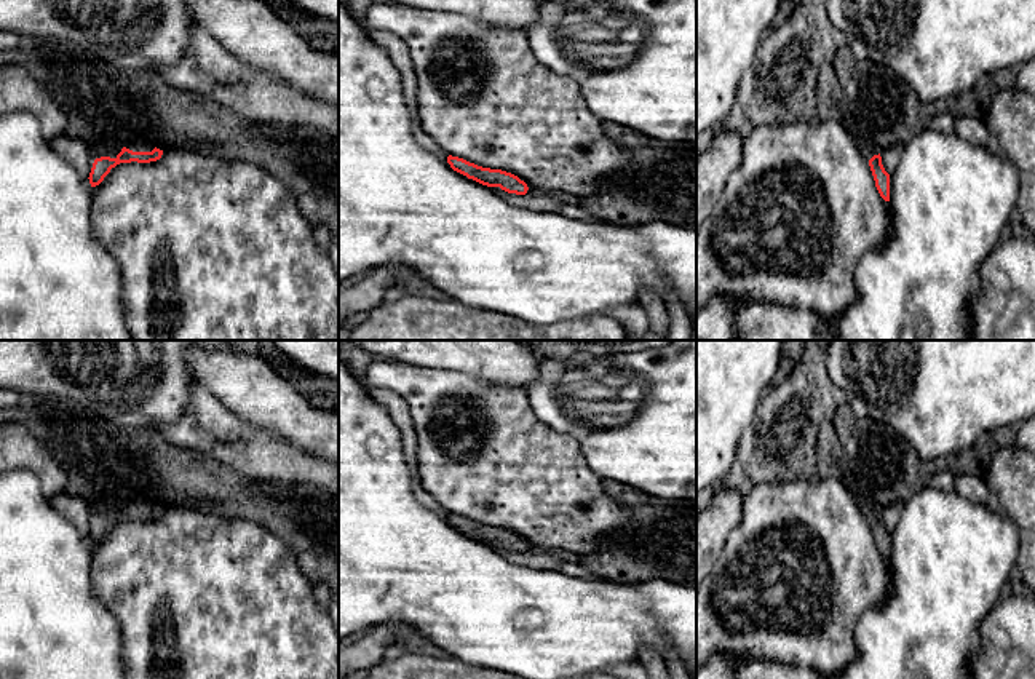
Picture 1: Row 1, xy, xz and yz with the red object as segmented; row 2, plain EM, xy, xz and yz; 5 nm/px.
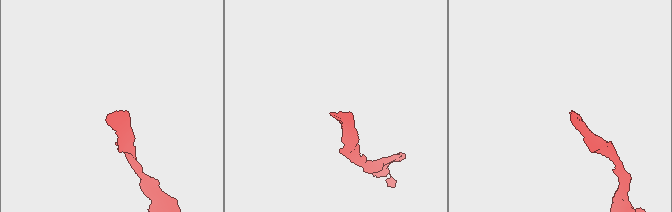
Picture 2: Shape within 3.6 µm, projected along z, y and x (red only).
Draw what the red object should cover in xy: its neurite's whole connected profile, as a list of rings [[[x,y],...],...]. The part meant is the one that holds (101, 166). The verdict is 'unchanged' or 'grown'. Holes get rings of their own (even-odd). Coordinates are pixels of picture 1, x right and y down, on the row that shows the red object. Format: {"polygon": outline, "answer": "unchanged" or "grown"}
{"polygon": [[[101,139],[88,142],[88,145],[96,158],[88,177],[91,187],[99,185],[110,169],[120,163],[150,163],[160,160],[163,155],[161,145],[147,141],[134,141],[128,145],[121,145],[117,141]]], "answer": "grown"}

